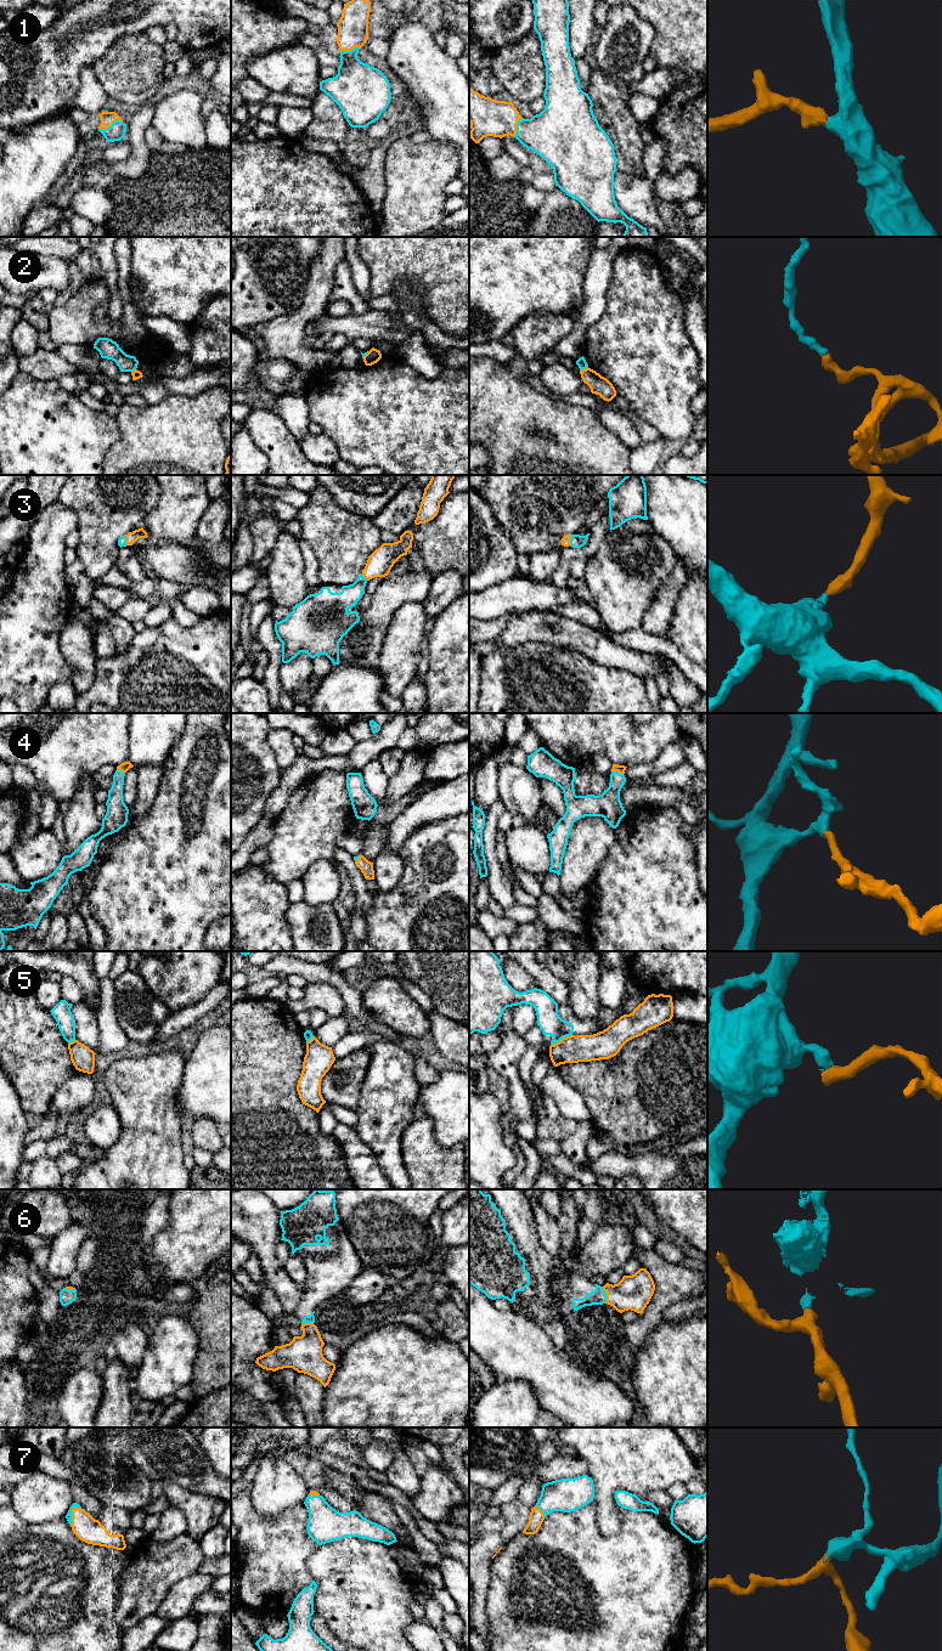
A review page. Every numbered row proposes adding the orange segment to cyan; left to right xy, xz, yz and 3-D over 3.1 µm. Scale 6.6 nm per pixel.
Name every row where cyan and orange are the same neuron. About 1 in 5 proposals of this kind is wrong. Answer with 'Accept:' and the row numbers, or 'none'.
Accept: 1, 3, 4, 5, 6, 7

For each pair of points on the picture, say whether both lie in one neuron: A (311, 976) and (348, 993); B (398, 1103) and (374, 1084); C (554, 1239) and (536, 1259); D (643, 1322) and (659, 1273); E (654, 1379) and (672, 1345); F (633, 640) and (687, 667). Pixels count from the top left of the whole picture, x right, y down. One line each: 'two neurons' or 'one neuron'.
A: one neuron
B: one neuron
C: two neurons
D: one neuron
E: one neuron
F: one neuron

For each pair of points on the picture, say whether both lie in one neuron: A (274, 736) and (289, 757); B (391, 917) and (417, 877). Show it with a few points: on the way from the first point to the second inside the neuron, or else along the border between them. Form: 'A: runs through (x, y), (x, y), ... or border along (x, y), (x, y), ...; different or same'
A: runs through (278, 741), (287, 752); same
B: runs through (401, 908), (402, 903), (417, 887); same

